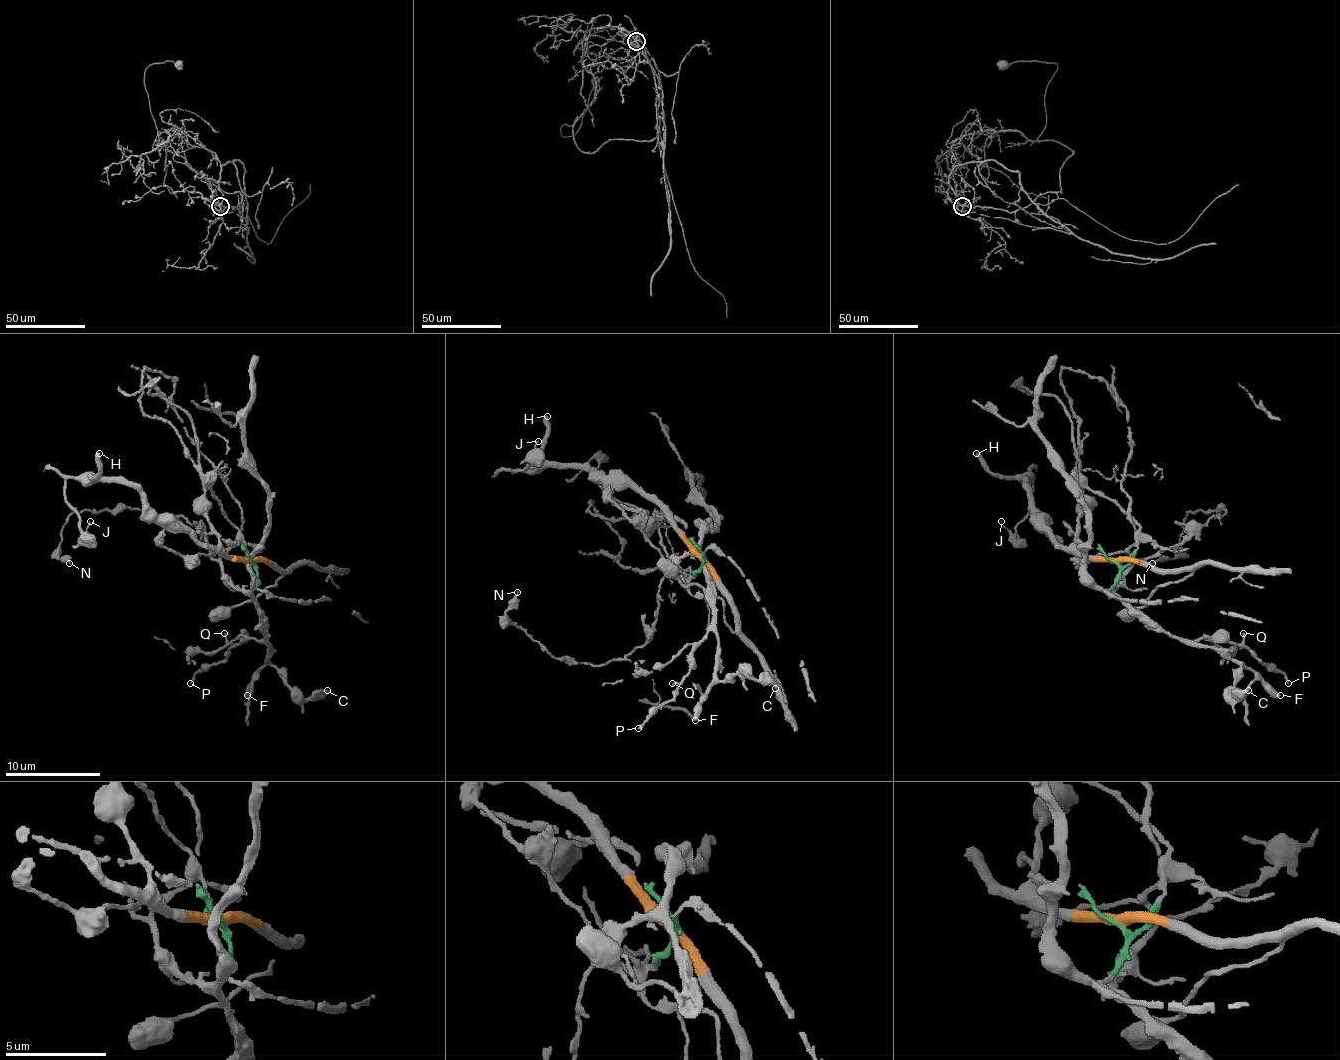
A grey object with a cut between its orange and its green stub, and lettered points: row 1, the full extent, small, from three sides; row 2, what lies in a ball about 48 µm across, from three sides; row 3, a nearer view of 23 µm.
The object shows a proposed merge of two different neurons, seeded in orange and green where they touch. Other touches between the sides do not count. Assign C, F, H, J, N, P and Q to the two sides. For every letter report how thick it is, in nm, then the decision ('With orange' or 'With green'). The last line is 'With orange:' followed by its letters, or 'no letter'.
C: Thickness 400 nm. With green
F: Thickness 460 nm. With green
H: Thickness 380 nm. With orange
J: Thickness 110 nm. With orange
N: Thickness 220 nm. With green
P: Thickness 200 nm. With green
Q: Thickness 150 nm. With green
With orange: H, J

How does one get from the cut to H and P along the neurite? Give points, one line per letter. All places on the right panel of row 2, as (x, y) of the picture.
H: (1116, 561), (1090, 561), (1064, 546), (1033, 506), (1028, 487), (1018, 480), (994, 475), (975, 453)
P: (1116, 561), (1118, 582), (1111, 589), (1149, 623), (1171, 635), (1242, 644), (1288, 682)

